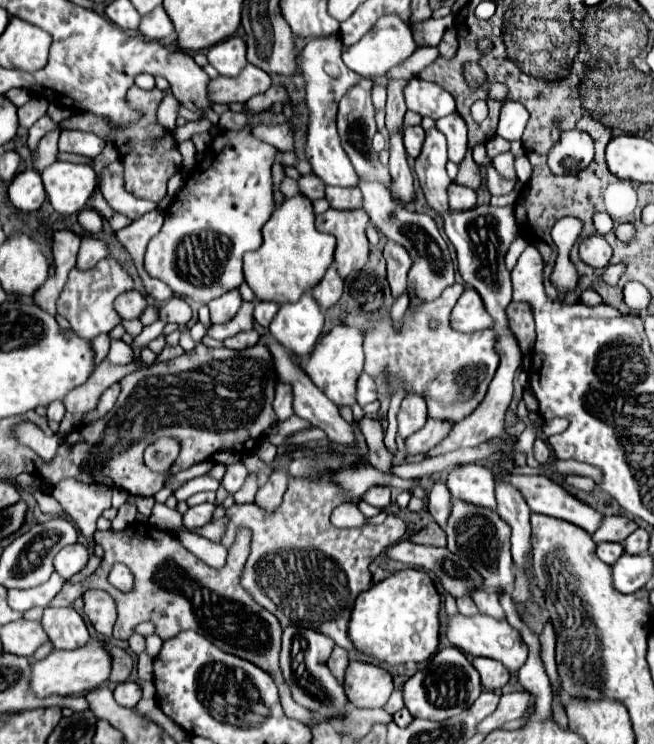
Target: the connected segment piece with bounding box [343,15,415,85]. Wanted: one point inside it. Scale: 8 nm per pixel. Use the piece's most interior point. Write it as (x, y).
(390, 42)

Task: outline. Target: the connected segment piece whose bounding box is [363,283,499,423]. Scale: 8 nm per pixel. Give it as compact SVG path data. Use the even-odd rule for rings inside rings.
M455 283L455 285L447 287L439 299L423 303L415 311L407 311L405 325L401 327L401 331L393 329L389 317L379 321L377 325L369 327L365 343L363 343L365 357L367 357L365 359L365 373L369 373L371 377L377 377L381 373L389 373L391 375L391 389L395 389L395 385L399 381L403 381L405 391L417 391L419 395L425 395L429 415L433 415L435 419L449 419L453 423L467 417L483 401L487 387L489 387L489 383L499 367L499 355L495 353L497 333L493 329L485 329L485 331L477 331L477 333L457 333L449 325L451 309L457 303L457 299L461 297L463 289L465 289L463 285ZM431 321L437 321L435 329L429 327Z

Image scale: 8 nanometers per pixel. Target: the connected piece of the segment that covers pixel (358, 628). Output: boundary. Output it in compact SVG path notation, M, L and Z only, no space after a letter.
M403 569L363 591L353 607L349 623L349 639L355 649L371 661L401 665L407 661L427 661L439 645L439 609L441 595L433 579L421 569Z

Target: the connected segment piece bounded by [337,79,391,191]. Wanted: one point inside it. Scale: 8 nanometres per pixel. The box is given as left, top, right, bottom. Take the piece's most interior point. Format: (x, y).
(356, 119)

